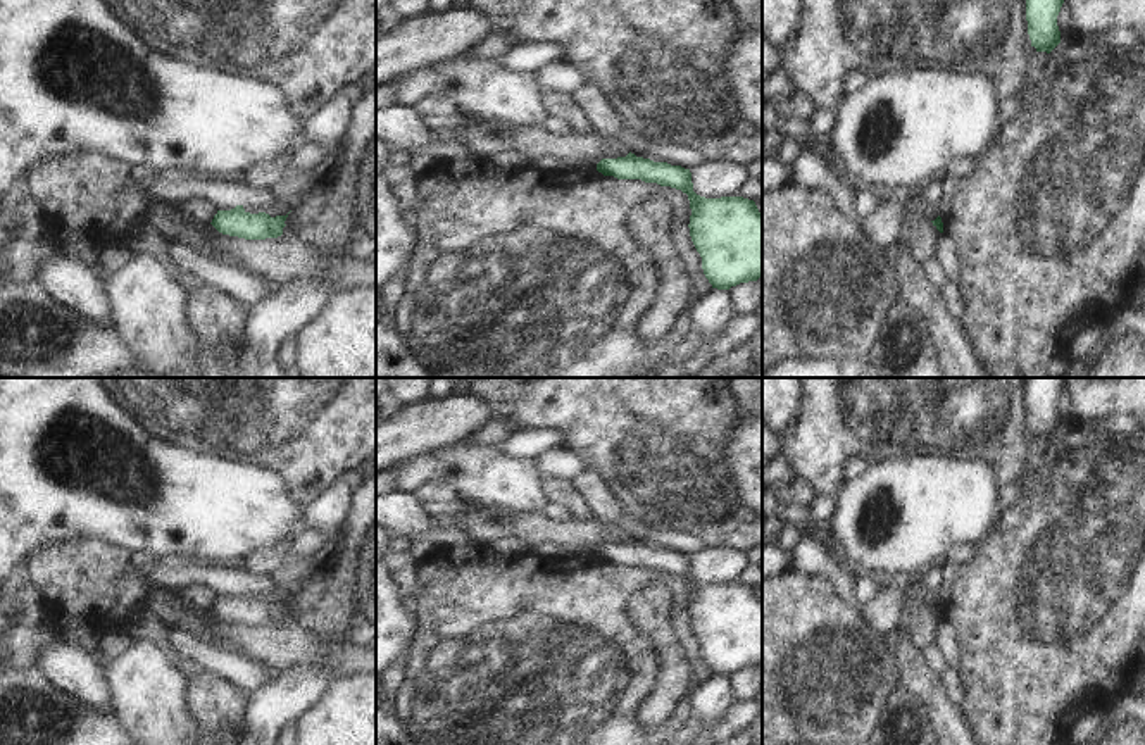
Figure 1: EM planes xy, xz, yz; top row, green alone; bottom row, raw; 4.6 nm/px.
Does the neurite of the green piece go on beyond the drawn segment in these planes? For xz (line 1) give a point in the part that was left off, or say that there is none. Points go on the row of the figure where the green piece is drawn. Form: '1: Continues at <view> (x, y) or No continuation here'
1: No continuation here.

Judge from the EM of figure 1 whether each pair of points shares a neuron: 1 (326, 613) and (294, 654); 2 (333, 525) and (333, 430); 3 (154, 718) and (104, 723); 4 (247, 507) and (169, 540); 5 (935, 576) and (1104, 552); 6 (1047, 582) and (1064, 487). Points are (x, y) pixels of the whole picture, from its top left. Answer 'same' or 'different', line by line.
1: different
2: different
3: different
4: same
5: different
6: same

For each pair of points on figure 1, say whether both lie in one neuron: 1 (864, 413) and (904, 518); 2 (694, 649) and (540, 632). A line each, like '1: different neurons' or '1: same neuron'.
1: different neurons
2: same neuron

